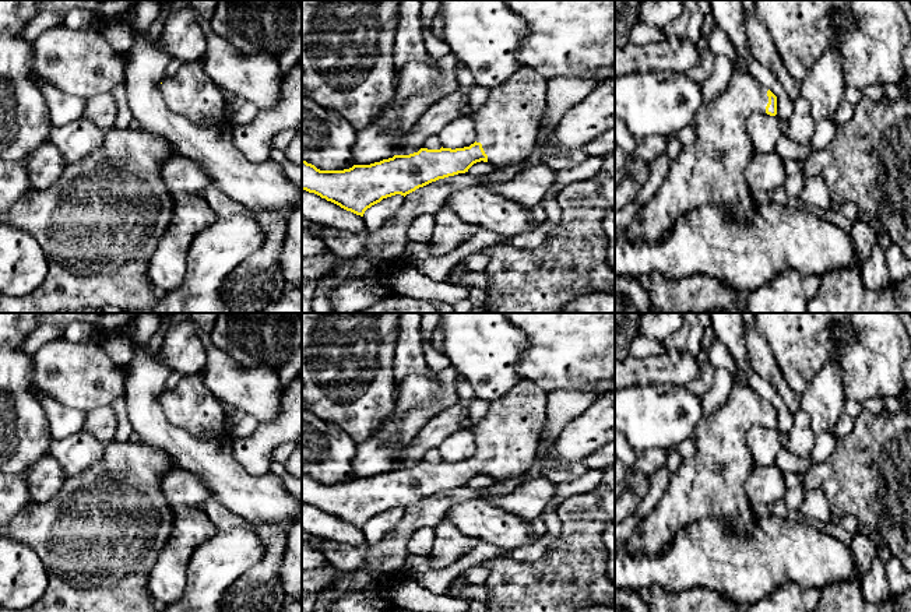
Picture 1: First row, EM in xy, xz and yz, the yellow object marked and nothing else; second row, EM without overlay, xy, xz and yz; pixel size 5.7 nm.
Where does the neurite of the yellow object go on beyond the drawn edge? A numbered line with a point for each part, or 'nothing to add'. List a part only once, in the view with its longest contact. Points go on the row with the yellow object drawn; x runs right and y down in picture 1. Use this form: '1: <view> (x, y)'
1: xz (507, 125)

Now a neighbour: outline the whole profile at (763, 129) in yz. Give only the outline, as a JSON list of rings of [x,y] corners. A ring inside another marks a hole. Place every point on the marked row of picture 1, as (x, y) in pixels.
[[[755,112],[748,117],[746,133],[750,136],[757,154],[774,152],[781,137],[778,119],[766,112]]]

